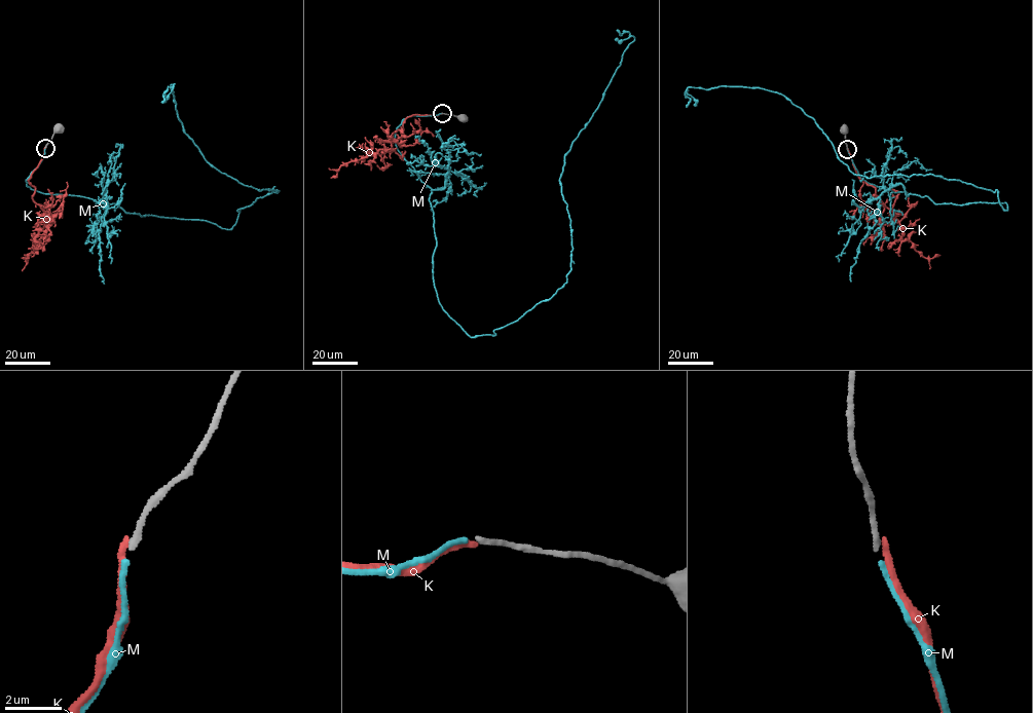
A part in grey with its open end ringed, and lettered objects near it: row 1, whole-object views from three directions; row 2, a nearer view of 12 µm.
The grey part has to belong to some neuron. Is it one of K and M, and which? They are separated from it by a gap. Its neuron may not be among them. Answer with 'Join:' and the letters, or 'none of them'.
Join: M

